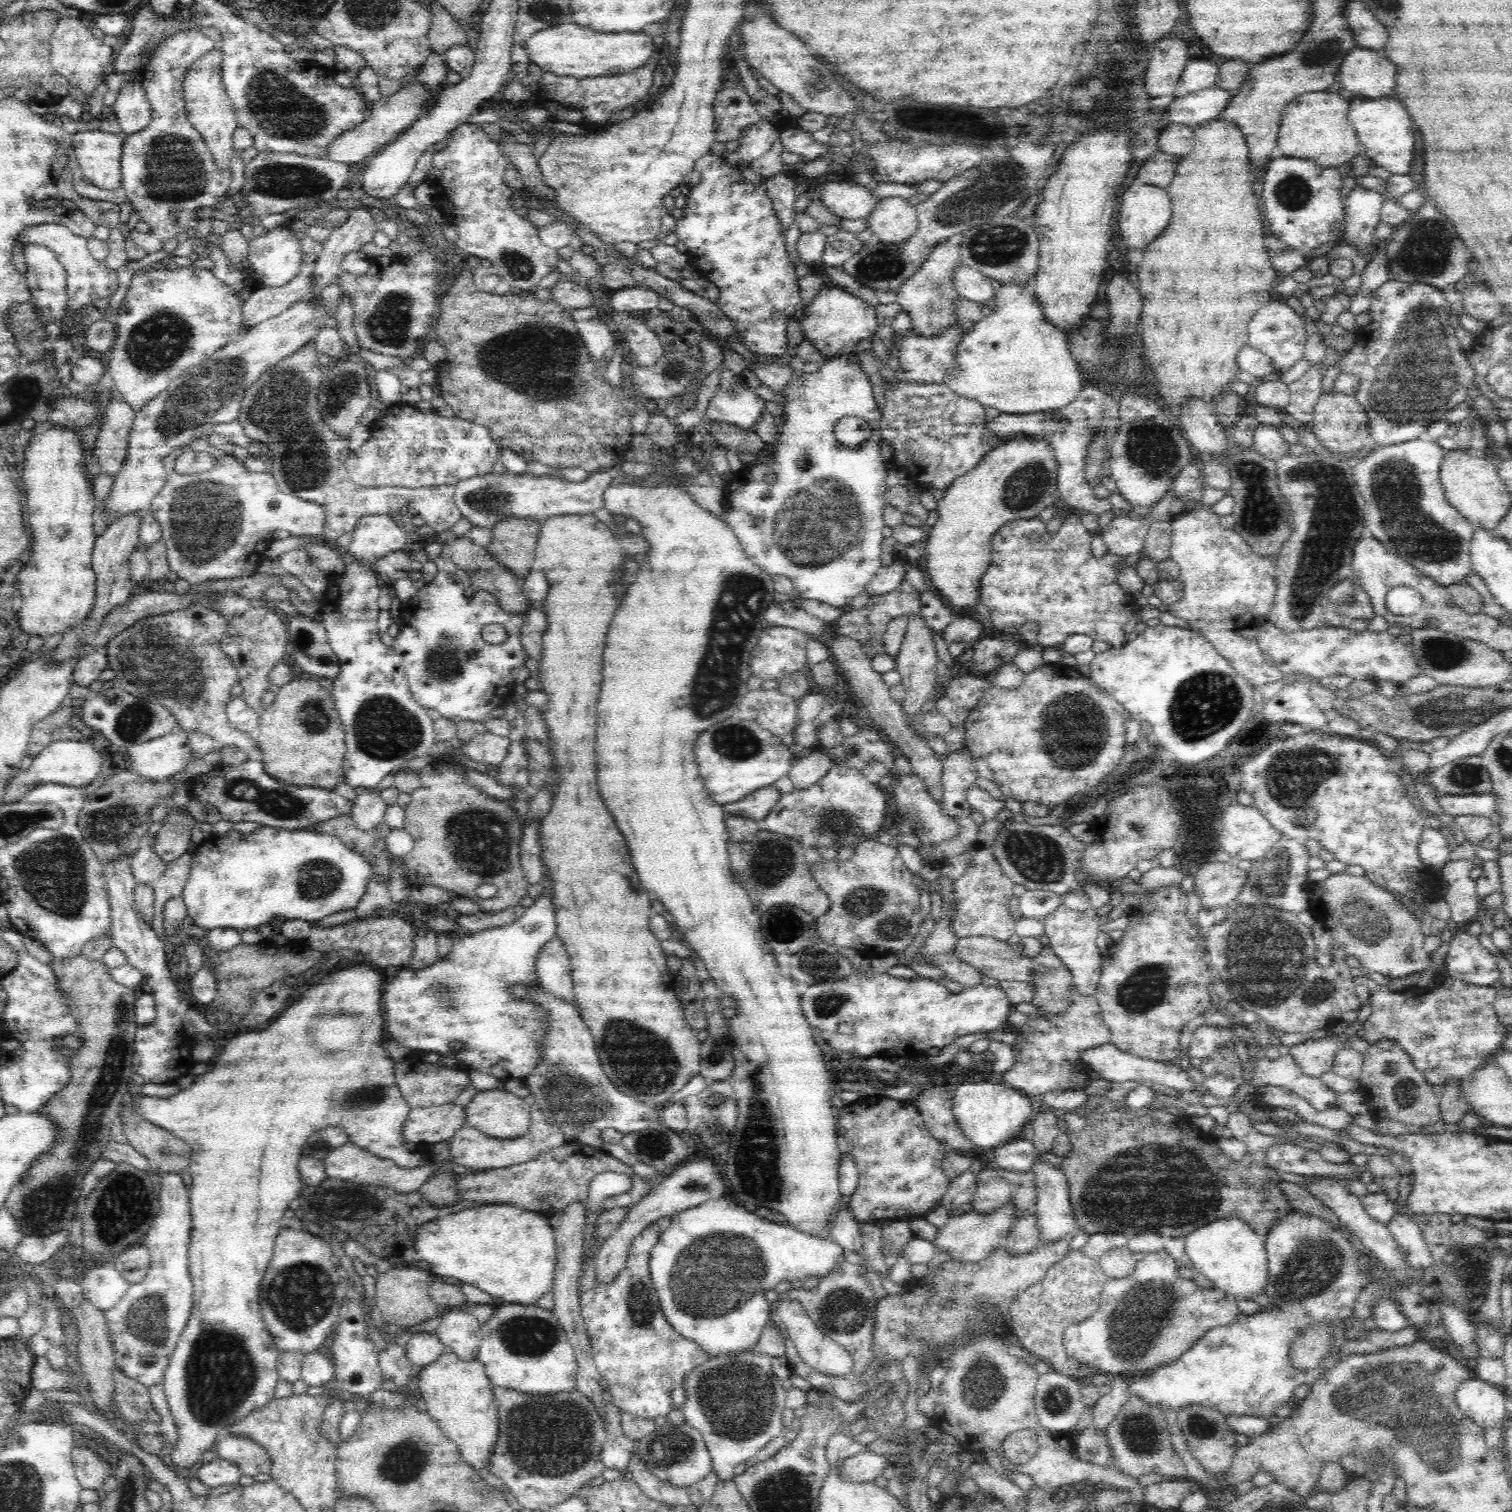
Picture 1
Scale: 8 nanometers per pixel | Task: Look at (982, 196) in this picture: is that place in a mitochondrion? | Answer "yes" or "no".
yes

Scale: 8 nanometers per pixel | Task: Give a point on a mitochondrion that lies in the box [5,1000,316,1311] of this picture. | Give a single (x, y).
(123, 1203)

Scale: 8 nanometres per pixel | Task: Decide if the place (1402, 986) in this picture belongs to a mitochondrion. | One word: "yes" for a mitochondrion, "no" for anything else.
no

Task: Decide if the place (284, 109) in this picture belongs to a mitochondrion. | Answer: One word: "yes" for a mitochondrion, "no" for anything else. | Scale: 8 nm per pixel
yes

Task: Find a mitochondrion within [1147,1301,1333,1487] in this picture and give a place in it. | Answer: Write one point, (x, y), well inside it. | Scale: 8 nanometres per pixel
(1202, 1427)

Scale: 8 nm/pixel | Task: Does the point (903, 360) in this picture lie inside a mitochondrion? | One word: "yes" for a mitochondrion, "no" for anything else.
no

